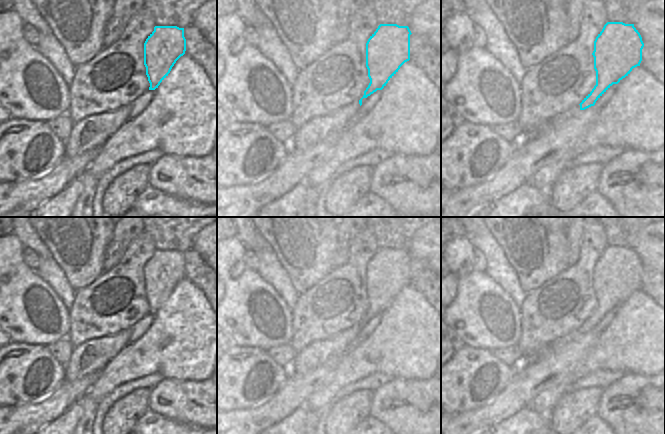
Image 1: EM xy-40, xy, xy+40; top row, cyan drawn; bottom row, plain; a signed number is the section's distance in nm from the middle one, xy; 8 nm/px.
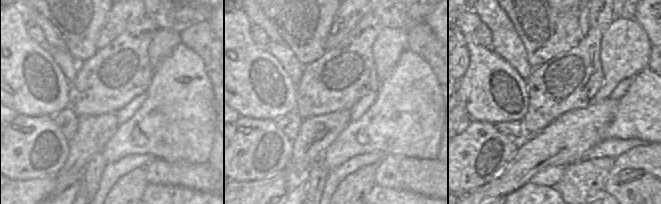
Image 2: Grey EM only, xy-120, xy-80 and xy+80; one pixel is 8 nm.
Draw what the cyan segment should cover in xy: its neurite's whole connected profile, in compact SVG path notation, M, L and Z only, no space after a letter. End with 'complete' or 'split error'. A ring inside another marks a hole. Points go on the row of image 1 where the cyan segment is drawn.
M380 24L366 43L366 67L370 83L363 97L331 114L317 116L306 122L296 130L290 148L303 152L327 138L341 136L358 117L362 99L382 90L400 67L410 60L411 34L408 26Z; split error

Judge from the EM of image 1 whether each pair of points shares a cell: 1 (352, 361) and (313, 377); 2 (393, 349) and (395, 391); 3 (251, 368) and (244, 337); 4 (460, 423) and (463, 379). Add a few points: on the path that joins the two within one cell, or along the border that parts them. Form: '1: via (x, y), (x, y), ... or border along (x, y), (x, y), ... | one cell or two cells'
1: border along (340, 360), (335, 376), (323, 386) | two cells
2: border along (394, 377), (417, 380) | two cells
3: border along (232, 343), (249, 347), (260, 347), (267, 352) | two cells
4: border along (483, 405), (455, 413), (451, 416) | two cells

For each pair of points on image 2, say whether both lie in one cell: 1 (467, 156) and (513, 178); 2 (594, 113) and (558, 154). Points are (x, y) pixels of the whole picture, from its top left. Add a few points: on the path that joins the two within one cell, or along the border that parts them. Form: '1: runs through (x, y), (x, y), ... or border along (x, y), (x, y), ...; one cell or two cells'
1: border along (515, 154), (511, 161), (493, 179), (481, 186); two cells
2: runs through (585, 123), (564, 144); one cell

